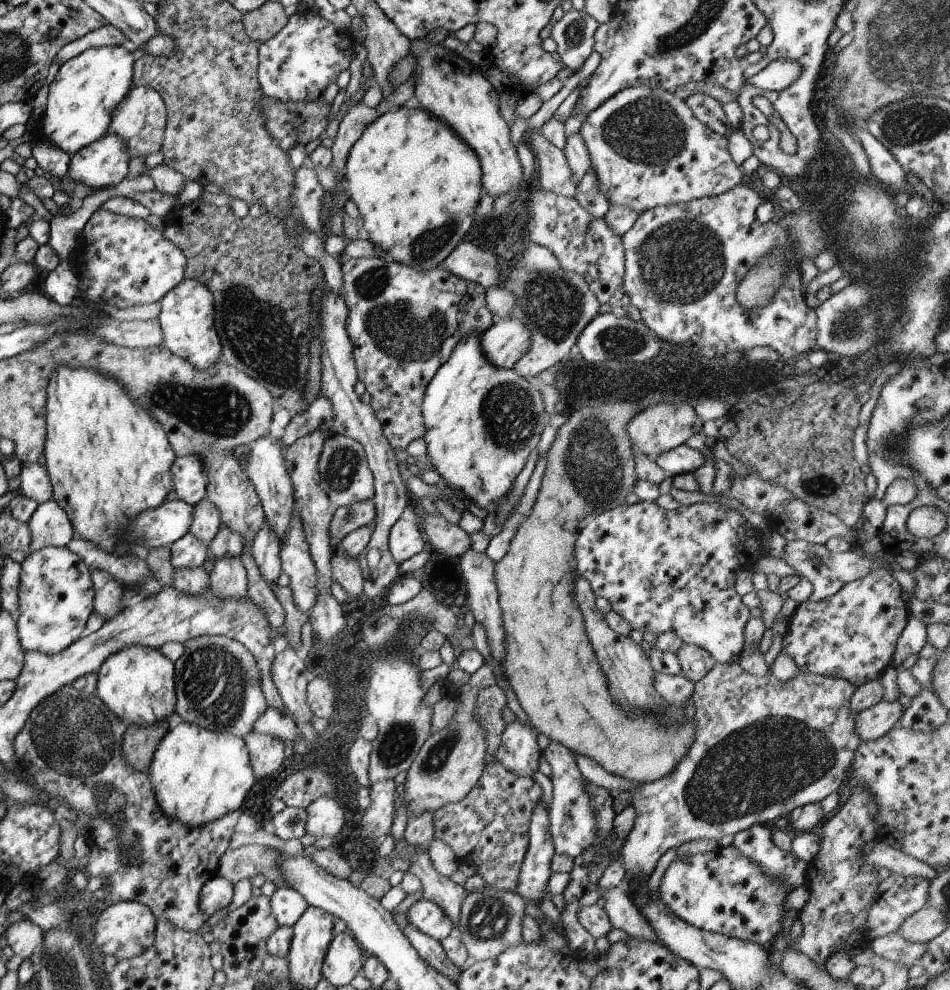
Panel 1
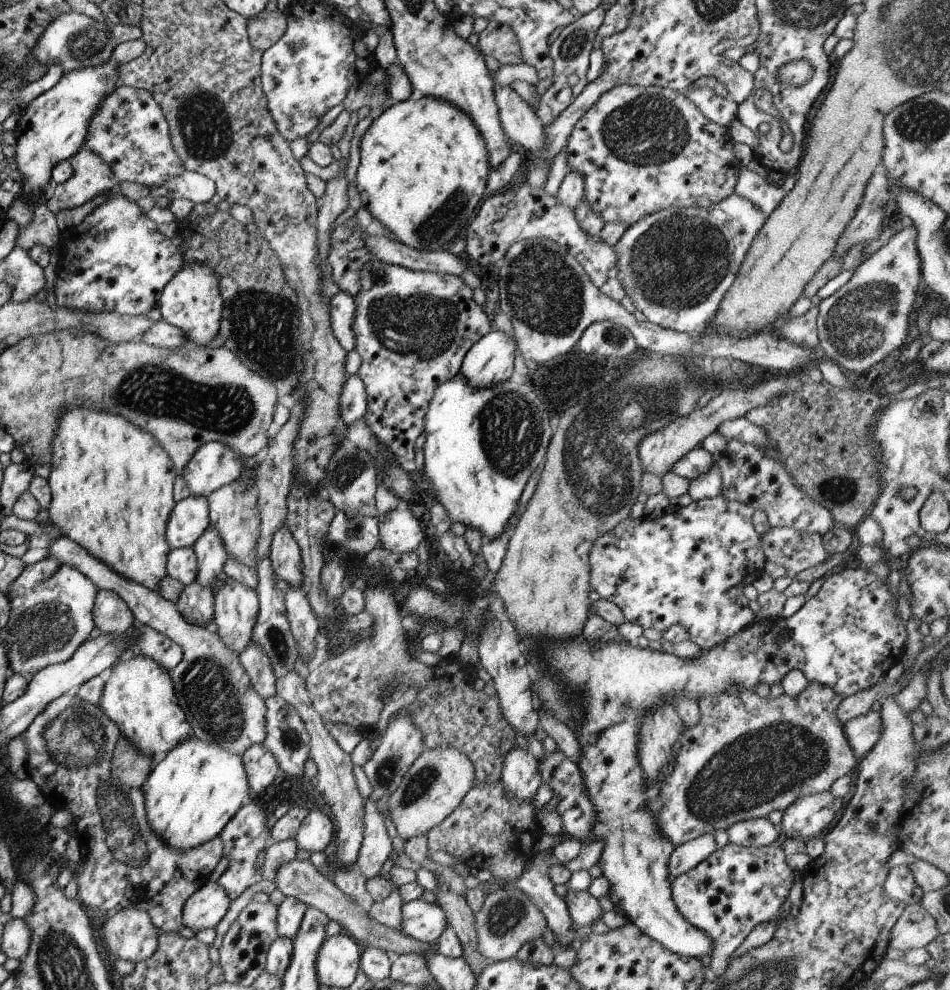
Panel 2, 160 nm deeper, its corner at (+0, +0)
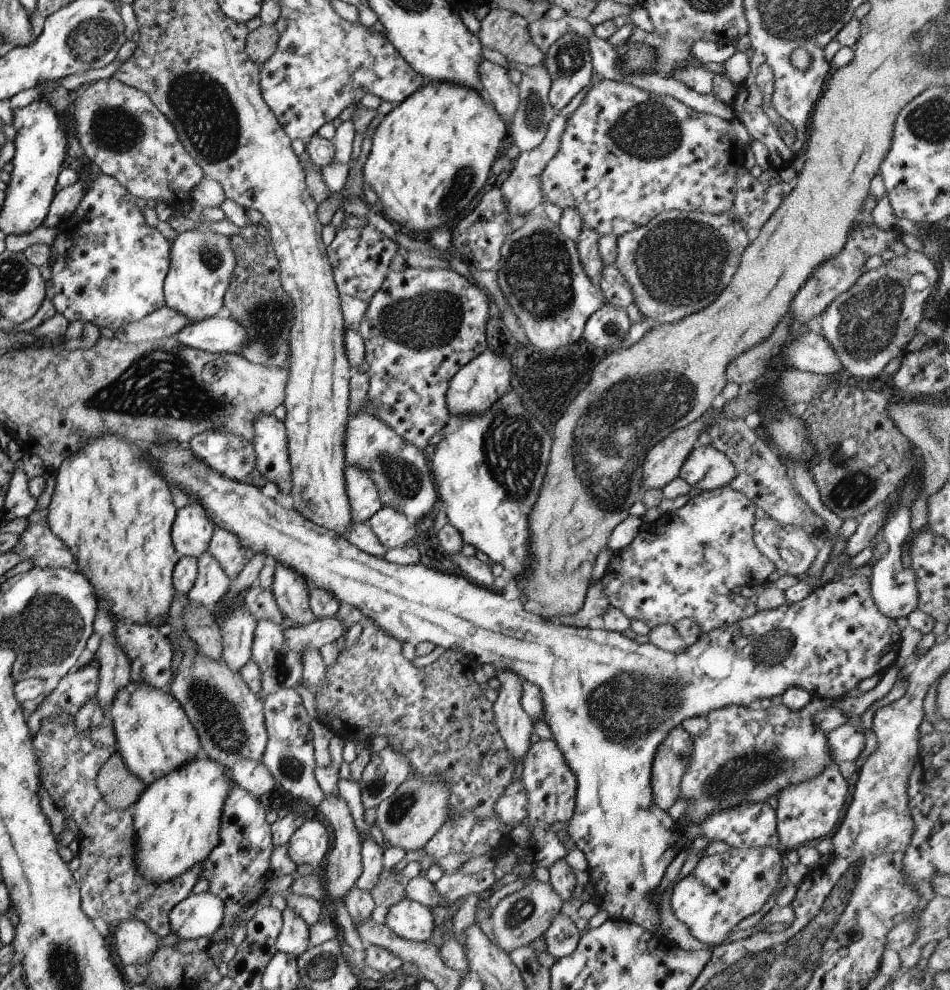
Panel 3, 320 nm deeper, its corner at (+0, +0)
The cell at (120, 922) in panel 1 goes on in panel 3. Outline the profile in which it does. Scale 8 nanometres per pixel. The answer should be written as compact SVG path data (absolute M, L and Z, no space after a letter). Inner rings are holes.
M137 919L117 924L113 932L115 954L123 965L147 965L159 946L159 938Z

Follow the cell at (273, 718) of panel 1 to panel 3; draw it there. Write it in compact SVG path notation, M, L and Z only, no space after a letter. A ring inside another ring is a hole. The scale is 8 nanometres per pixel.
M294 687L281 689L268 694L262 700L264 727L266 730L266 747L260 760L269 771L272 779L295 798L303 798L307 804L315 806L324 799L324 792L313 777L314 759L310 723L301 698Z

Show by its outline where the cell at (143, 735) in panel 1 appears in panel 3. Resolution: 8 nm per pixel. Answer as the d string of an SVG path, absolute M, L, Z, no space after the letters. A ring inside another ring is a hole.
M118 752L113 753L98 770L95 786L106 806L118 811L129 810L145 787L125 768Z

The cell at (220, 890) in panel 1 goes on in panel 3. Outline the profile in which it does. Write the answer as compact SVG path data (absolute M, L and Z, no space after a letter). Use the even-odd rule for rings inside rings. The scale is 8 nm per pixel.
M207 890L180 900L168 912L170 932L183 940L210 937L223 920L224 904Z

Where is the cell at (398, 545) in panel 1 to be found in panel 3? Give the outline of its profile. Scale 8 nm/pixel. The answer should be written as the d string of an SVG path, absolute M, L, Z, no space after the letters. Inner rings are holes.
M382 506L368 518L367 524L377 540L387 549L403 547L407 540L414 538L414 525L403 513L391 507Z

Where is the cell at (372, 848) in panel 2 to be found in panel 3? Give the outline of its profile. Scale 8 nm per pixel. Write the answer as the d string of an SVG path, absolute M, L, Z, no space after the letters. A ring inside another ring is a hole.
M372 838L363 839L360 848L360 873L354 886L360 891L370 890L380 881L380 872L383 868L381 855L385 847L378 846Z

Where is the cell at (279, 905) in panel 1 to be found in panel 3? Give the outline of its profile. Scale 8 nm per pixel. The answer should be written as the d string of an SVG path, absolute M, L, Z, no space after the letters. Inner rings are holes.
M291 910L282 911L282 927L275 941L275 948L283 954L296 957L307 948L308 926Z

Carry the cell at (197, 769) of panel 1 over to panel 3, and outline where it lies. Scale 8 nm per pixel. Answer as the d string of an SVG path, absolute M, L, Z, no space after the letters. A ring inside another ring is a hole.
M201 753L183 767L144 787L140 797L130 807L135 844L132 863L146 883L160 885L178 877L193 865L199 864L217 844L220 812L228 791L227 768Z

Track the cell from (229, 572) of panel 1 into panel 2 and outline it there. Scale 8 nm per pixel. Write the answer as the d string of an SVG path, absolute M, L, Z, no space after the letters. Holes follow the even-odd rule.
M228 580L213 596L212 631L238 656L251 641L252 628L258 613L256 592Z

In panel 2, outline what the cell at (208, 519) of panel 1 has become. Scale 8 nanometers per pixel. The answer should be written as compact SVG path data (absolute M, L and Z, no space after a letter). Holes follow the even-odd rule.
M212 525L203 531L191 547L196 558L197 572L195 582L202 587L209 587L215 582L215 576L222 571L227 560L224 546L221 546L217 531Z

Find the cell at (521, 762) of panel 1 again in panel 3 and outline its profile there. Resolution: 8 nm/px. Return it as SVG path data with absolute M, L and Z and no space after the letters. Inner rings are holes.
M511 780L495 801L494 814L503 824L514 828L528 815L526 802L526 794L521 783Z

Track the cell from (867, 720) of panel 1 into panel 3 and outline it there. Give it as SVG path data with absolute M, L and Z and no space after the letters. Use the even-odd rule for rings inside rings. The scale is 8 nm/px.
M845 722L845 724L826 733L826 747L831 762L855 761L863 748L863 731L864 728L862 726L854 728Z

